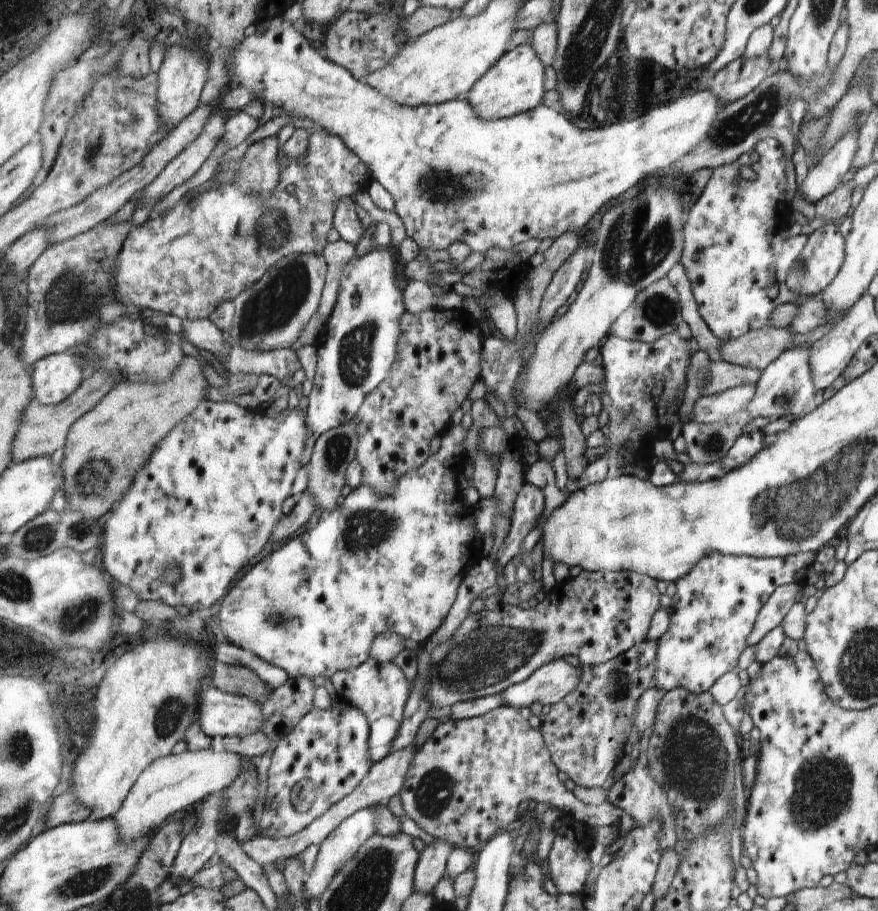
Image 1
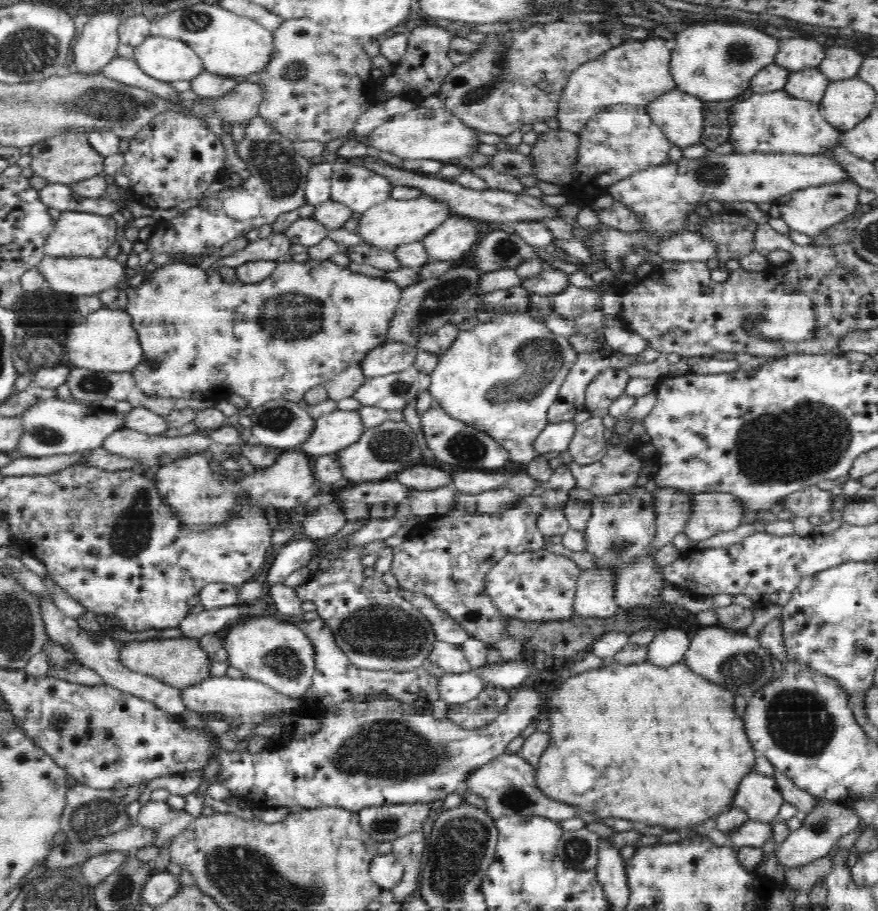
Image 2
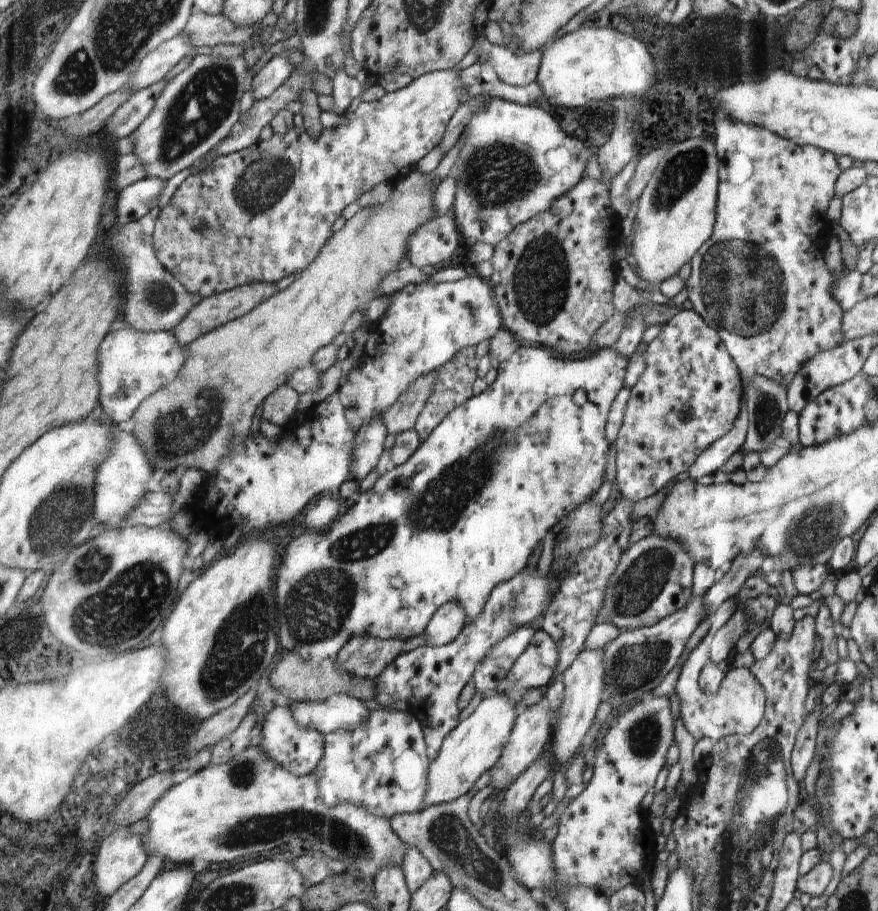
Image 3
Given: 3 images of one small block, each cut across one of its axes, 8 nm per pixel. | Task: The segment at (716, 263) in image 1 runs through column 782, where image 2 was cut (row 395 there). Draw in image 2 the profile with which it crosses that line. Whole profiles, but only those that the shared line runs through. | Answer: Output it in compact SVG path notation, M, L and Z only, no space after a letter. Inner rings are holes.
M307 259L306 262L278 263L275 272L266 280L262 280L262 283L257 284L243 284L242 282L234 282L234 284L224 282L222 284L217 270L200 270L197 266L178 263L169 263L158 267L154 272L146 274L145 277L140 286L125 289L128 297L126 312L131 317L131 325L134 327L135 334L138 335L138 342L142 345L143 350L143 361L134 370L131 370L139 391L146 396L206 399L214 403L230 397L230 394L238 394L251 402L253 406L262 406L269 400L280 397L298 402L303 399L306 392L322 387L324 382L332 380L347 366L362 363L370 351L385 341L391 321L396 316L403 290L398 284L385 278L372 278L372 276L356 274L351 272L348 267L343 268L329 260L314 259ZM148 360L149 362L153 360L156 364L152 367Z

